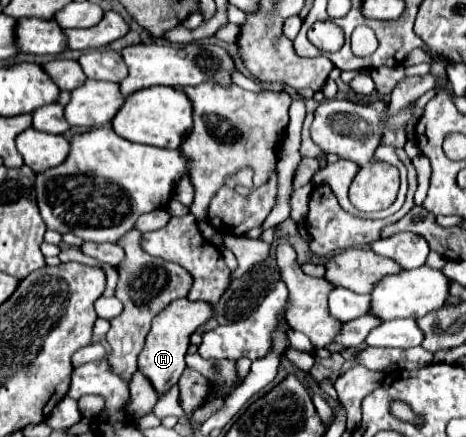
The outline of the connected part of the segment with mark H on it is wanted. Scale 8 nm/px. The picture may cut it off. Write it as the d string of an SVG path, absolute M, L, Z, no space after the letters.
M179 298L171 302L163 312L155 316L155 322L151 326L151 332L147 336L145 348L139 354L139 370L147 378L151 378L151 384L155 384L155 390L159 390L159 396L163 396L173 384L179 382L183 370L185 370L185 354L189 348L191 334L205 324L213 316L213 306L207 302L193 302L189 298Z

